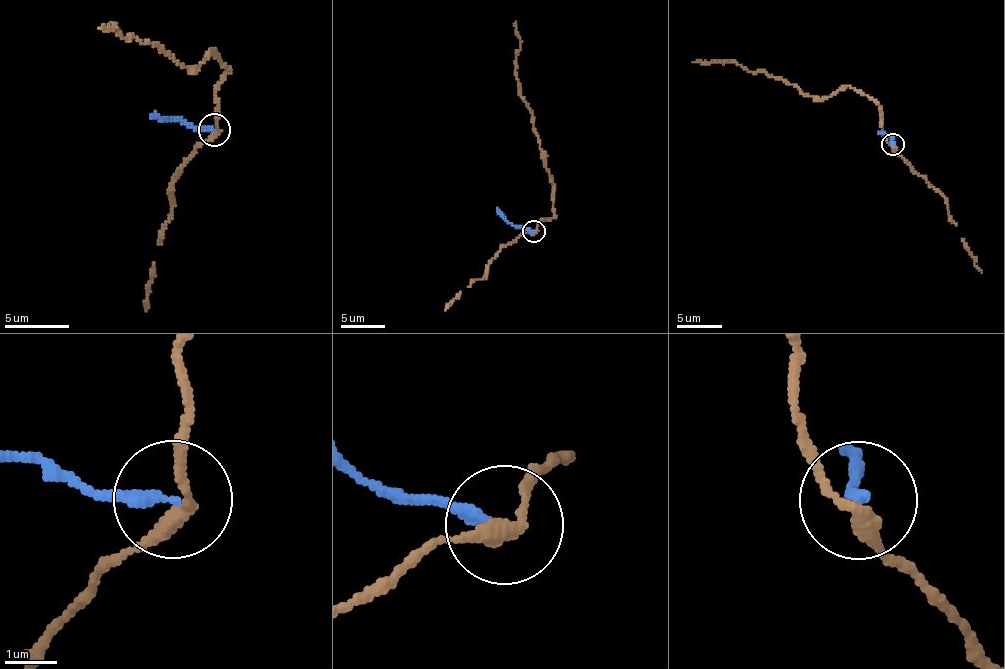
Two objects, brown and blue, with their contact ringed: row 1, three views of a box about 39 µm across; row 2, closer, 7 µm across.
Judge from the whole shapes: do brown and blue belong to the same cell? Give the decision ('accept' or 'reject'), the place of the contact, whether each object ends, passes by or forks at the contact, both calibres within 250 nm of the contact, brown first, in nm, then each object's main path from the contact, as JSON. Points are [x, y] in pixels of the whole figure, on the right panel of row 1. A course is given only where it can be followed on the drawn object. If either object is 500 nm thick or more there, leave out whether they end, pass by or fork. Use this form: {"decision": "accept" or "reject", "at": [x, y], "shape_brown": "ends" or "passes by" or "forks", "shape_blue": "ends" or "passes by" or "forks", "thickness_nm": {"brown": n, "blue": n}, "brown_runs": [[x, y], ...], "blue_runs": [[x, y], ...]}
{"decision": "reject", "at": [892, 144], "shape_brown": "passes by", "shape_blue": "ends", "thickness_nm": {"brown": 280, "blue": 240}, "brown_runs": [[892, 145], [882, 131], [881, 108], [852, 88], [841, 85], [829, 96], [814, 98], [734, 62], [692, 62]], "blue_runs": [[892, 145], [891, 137], [878, 131]]}

